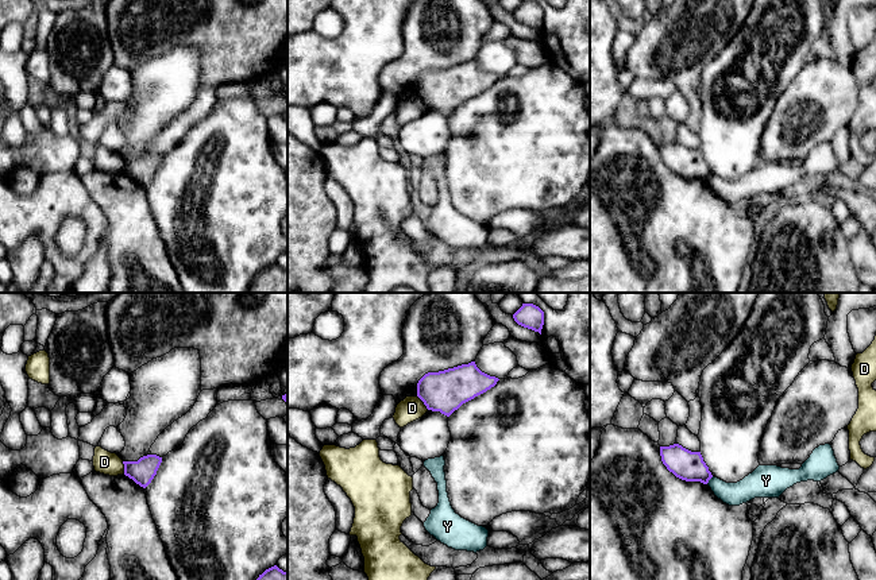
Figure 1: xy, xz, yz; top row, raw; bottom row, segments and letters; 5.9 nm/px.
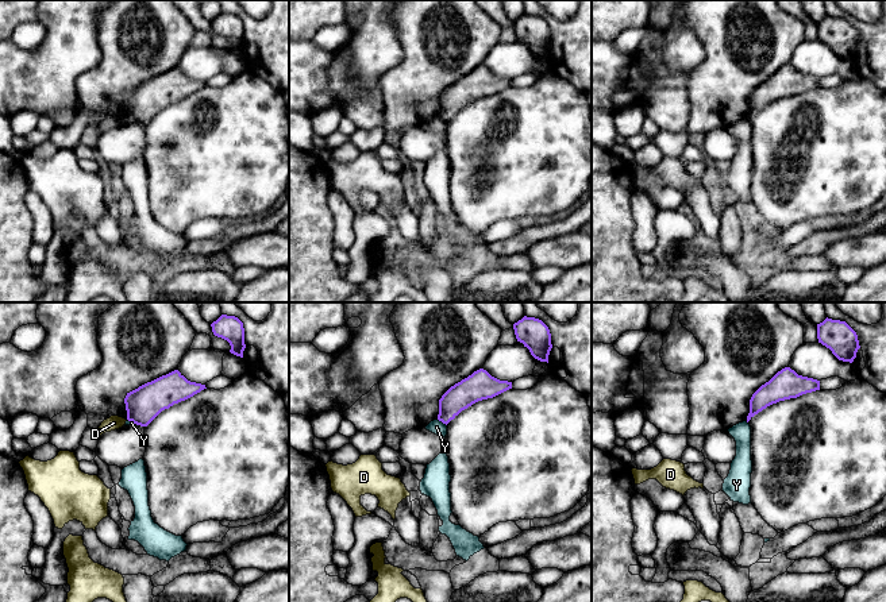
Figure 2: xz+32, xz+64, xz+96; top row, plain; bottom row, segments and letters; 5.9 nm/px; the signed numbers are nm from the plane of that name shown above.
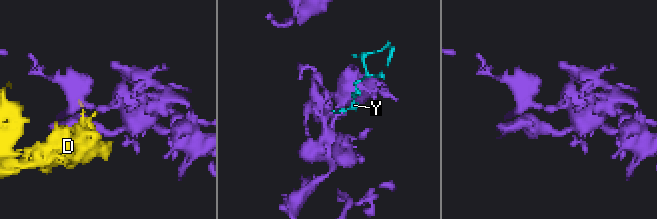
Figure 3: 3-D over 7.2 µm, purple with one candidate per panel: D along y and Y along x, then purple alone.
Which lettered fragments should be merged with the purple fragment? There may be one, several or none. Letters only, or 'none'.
none

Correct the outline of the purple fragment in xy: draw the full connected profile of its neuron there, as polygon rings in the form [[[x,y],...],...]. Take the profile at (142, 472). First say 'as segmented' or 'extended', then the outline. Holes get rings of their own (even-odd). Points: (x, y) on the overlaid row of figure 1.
as segmented | [[[157,455],[143,456],[138,461],[123,461],[124,475],[146,488],[157,475],[161,463],[162,457]]]

